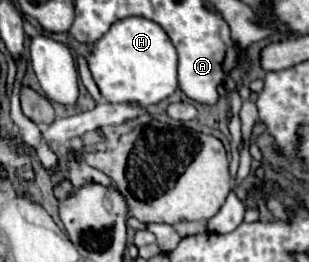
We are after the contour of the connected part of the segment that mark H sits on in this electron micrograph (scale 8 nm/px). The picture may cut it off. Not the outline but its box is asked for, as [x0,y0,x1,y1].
[89,18,177,104]

